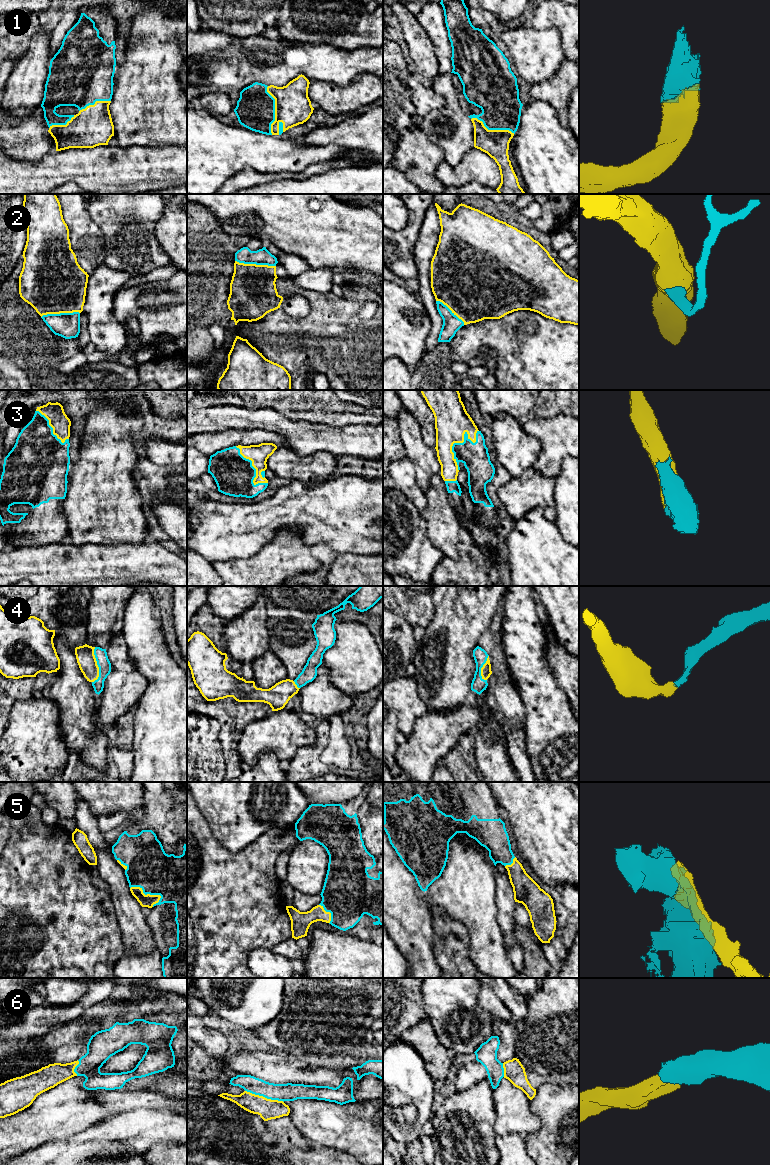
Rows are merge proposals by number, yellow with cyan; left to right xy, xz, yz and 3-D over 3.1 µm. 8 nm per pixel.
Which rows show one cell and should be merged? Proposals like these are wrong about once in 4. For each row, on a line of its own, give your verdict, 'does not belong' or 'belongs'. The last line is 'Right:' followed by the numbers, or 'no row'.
1: belongs
2: belongs
3: belongs
4: belongs
5: belongs
6: belongs
Right: 1, 2, 3, 4, 5, 6

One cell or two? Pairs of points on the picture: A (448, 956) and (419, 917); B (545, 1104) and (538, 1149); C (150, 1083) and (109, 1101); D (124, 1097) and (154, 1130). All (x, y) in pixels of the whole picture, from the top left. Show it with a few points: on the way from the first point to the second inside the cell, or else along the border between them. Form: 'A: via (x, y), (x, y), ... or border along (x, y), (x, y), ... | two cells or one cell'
A: border along (431, 915), (434, 931), (434, 958), (436, 961) | two cells
B: via (547, 1115), (547, 1138) | one cell
C: border along (122, 1088), (148, 1089), (159, 1094) | two cells
D: border along (157, 1106), (135, 1107), (112, 1116) | two cells

